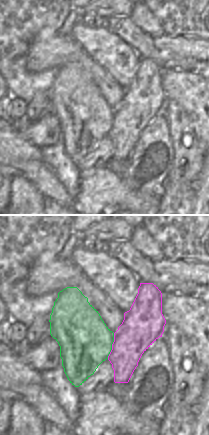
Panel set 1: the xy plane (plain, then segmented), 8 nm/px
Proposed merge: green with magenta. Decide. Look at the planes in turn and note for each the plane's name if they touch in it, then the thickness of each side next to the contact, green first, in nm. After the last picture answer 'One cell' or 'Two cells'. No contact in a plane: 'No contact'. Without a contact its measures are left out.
Touches green in xy. Thickness 420 nm (green) against 300 nm

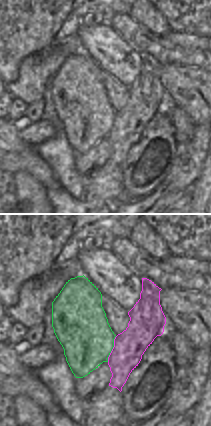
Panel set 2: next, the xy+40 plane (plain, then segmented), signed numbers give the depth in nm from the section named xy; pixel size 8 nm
Touches green in xy+40. Thickness 420 nm (green) against 260 nm

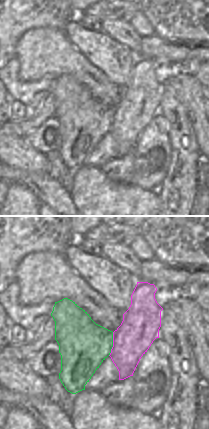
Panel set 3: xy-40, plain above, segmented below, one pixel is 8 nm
Touches green in xy-40. Thickness 400 nm (green) against 300 nm

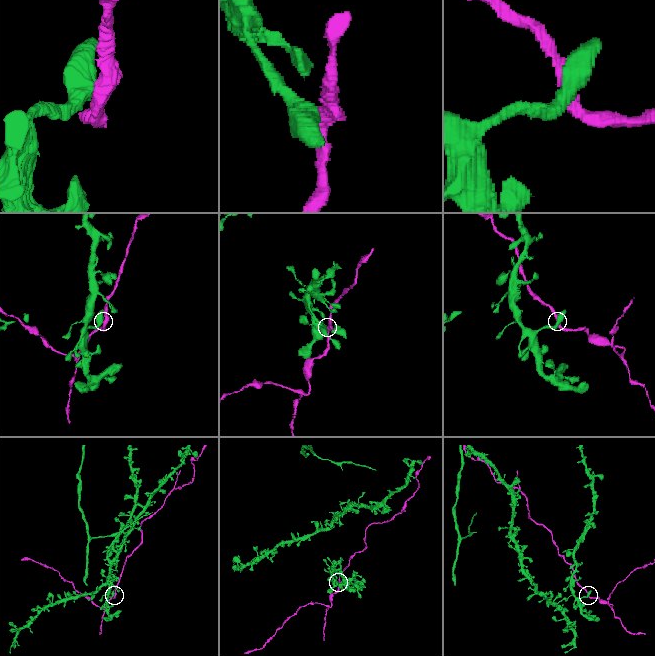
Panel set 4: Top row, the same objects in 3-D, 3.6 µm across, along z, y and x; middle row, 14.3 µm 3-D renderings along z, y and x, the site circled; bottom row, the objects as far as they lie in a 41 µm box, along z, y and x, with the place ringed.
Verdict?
Two cells

